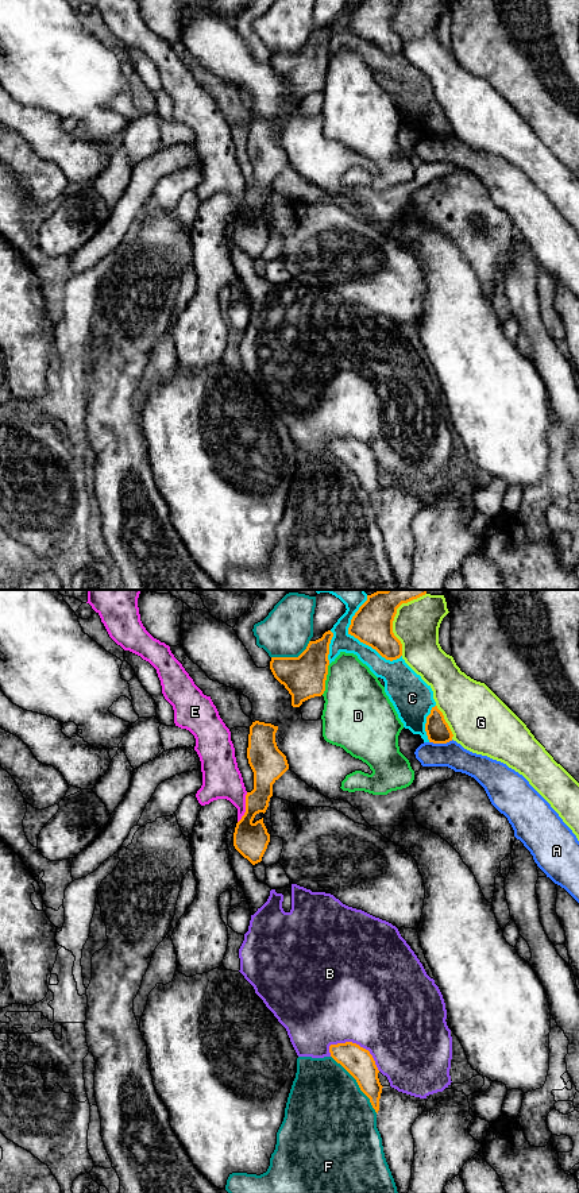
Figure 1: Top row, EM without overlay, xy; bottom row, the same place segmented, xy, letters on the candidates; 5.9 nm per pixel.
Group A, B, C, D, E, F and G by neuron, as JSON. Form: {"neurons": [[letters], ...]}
{"neurons": [["A"], ["B"], ["C"], ["D"], ["E"], ["F"], ["G"]]}

